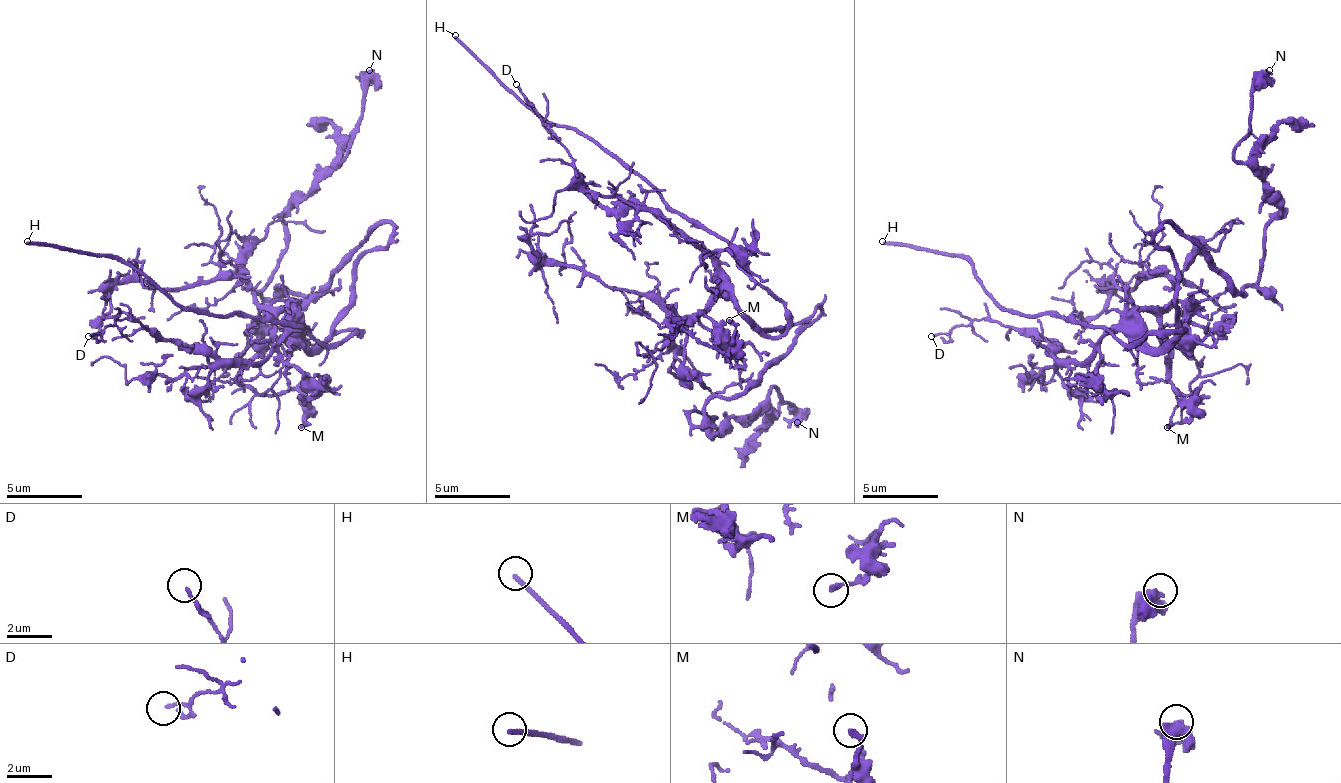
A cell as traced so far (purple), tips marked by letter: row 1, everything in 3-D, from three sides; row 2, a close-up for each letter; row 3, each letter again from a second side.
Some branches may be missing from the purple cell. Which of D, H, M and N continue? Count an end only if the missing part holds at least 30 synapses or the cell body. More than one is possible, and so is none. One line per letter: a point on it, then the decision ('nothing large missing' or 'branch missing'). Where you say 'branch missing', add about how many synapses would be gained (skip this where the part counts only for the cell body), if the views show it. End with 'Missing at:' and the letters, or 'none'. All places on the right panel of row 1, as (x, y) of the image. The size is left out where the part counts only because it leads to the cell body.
D: at (931, 336); nothing large missing
H: at (882, 241); branch missing
M: at (1167, 427); nothing large missing
N: at (1269, 70); nothing large missing
Missing at: H

